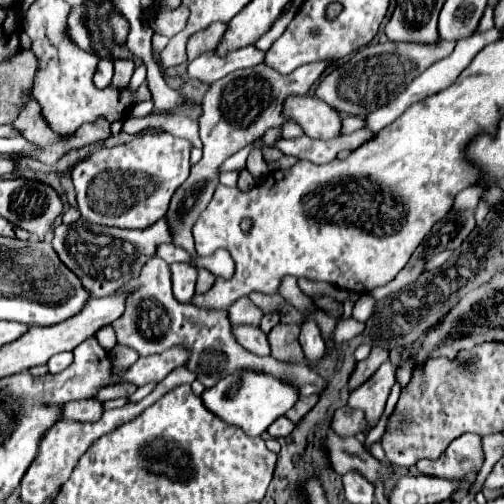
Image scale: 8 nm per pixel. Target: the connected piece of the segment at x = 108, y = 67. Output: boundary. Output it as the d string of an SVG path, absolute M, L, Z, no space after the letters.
M101 59L99 65L97 65L97 71L95 71L95 85L99 89L105 89L109 83L111 83L111 77L113 77L113 61L111 59Z

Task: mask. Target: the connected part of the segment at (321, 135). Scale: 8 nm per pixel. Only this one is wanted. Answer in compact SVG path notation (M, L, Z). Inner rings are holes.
M291 95L283 103L283 119L295 121L311 139L333 139L339 135L341 119L325 101L309 95Z

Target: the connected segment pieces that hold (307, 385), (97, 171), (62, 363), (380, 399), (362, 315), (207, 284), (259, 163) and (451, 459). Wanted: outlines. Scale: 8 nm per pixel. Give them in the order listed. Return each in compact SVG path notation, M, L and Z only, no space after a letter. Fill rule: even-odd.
M151 257L147 265L143 265L139 277L135 281L127 281L127 285L119 287L119 293L127 293L127 307L119 321L113 321L113 329L117 333L117 343L135 349L139 355L155 355L171 349L175 345L183 345L191 349L191 361L185 363L187 369L197 373L197 379L205 387L217 385L227 373L235 373L239 369L255 369L259 373L273 373L273 377L283 377L283 381L291 381L291 385L299 385L299 395L321 393L325 381L305 363L281 363L273 357L257 357L243 349L233 335L233 325L227 317L227 311L219 309L199 309L191 303L175 301L171 293L171 271L169 265L159 257Z
M169 133L135 135L129 143L113 149L97 149L73 167L79 213L85 221L121 229L145 229L159 221L173 191L189 177L191 143Z
M59 353L59 355L51 357L51 361L47 363L49 373L59 373L59 371L67 369L71 365L71 361L73 361L73 353Z
M385 361L371 379L367 379L359 389L351 391L349 407L351 409L363 409L367 415L367 421L375 425L379 417L383 415L387 397L391 393L391 387L395 383L395 365L391 361Z
M361 295L359 301L357 301L355 307L353 307L353 317L355 317L357 321L367 321L367 319L371 317L371 313L373 313L375 303L377 303L377 301L375 301L373 295Z
M197 269L199 277L197 277L197 291L199 293L205 293L207 289L211 289L215 277L211 277L211 273L207 273L207 269Z
M261 139L255 141L255 149L253 149L253 151L249 153L249 157L247 157L247 169L249 169L249 173L255 177L255 183L263 181L265 173L269 173L269 167L267 167L267 163L263 161L263 155L261 155L259 145L261 145Z
M463 433L463 437L451 441L447 451L439 459L421 459L417 463L417 469L421 473L439 477L467 477L471 469L483 467L485 455L481 439L483 437L477 433Z

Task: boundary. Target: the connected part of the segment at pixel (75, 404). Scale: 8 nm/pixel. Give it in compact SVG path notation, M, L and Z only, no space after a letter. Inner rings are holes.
M85 399L85 401L67 401L61 409L63 419L71 421L95 421L103 413L103 407L97 399Z

